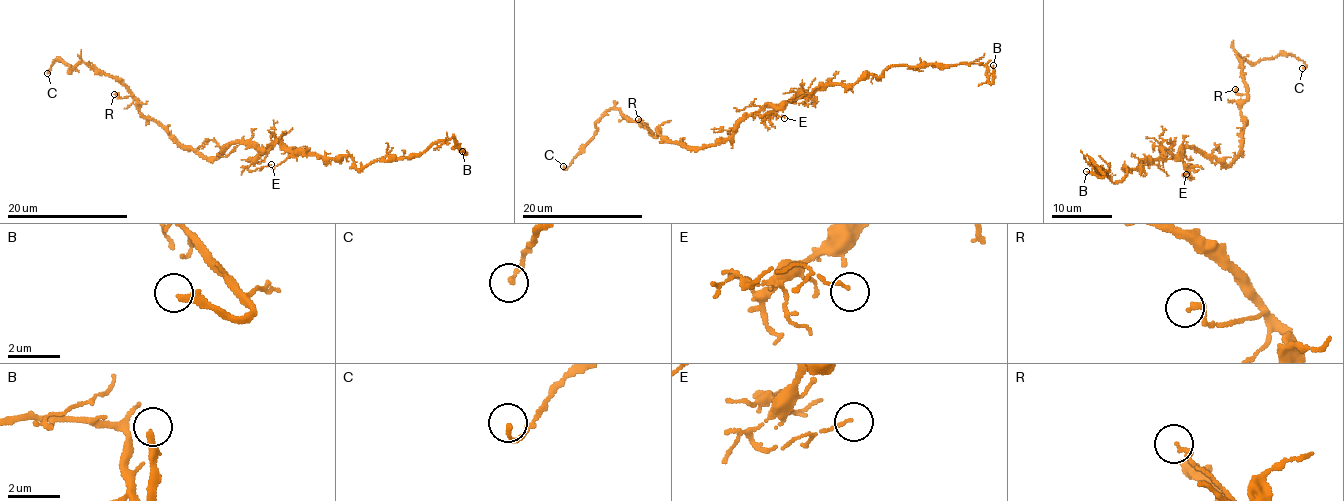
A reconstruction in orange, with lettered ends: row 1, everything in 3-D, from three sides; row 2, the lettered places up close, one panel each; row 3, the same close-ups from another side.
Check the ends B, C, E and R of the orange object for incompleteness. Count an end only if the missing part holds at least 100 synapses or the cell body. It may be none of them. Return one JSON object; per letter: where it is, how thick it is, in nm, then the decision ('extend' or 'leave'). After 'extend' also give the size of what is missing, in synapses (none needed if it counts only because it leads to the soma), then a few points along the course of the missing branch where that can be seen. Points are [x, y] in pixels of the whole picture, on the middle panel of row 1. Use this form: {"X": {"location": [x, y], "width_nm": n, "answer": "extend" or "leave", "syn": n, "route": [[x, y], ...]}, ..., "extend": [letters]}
{"B": {"location": [993, 65], "width_nm": 240, "answer": "extend", "route": [[993, 65], [1001, 51], [1013, 43], [1026, 65], [1025, 81]]}, "C": {"location": [563, 166], "width_nm": 160, "answer": "leave"}, "E": {"location": [784, 118], "width_nm": 110, "answer": "leave"}, "R": {"location": [638, 119], "width_nm": 180, "answer": "leave"}, "extend": ["B"]}

